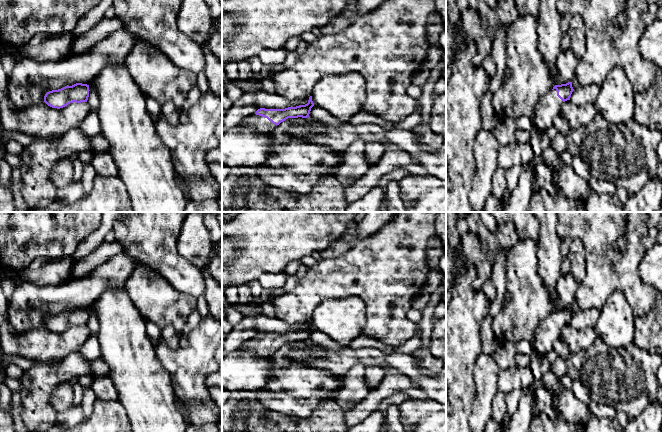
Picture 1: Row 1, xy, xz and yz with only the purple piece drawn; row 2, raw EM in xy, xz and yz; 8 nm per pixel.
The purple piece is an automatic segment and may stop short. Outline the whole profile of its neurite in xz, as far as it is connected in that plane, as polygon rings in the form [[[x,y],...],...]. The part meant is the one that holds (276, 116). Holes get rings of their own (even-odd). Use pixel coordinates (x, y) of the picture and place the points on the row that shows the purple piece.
[[[310,96],[308,103],[305,105],[285,109],[260,108],[254,115],[244,119],[240,126],[252,129],[256,132],[271,134],[277,125],[288,118],[309,117],[313,106],[312,96]]]

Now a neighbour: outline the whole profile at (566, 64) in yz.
[[[569,48],[562,52],[556,61],[556,73],[554,75],[555,85],[566,84],[575,80],[575,71],[579,59],[575,56],[572,49]]]

